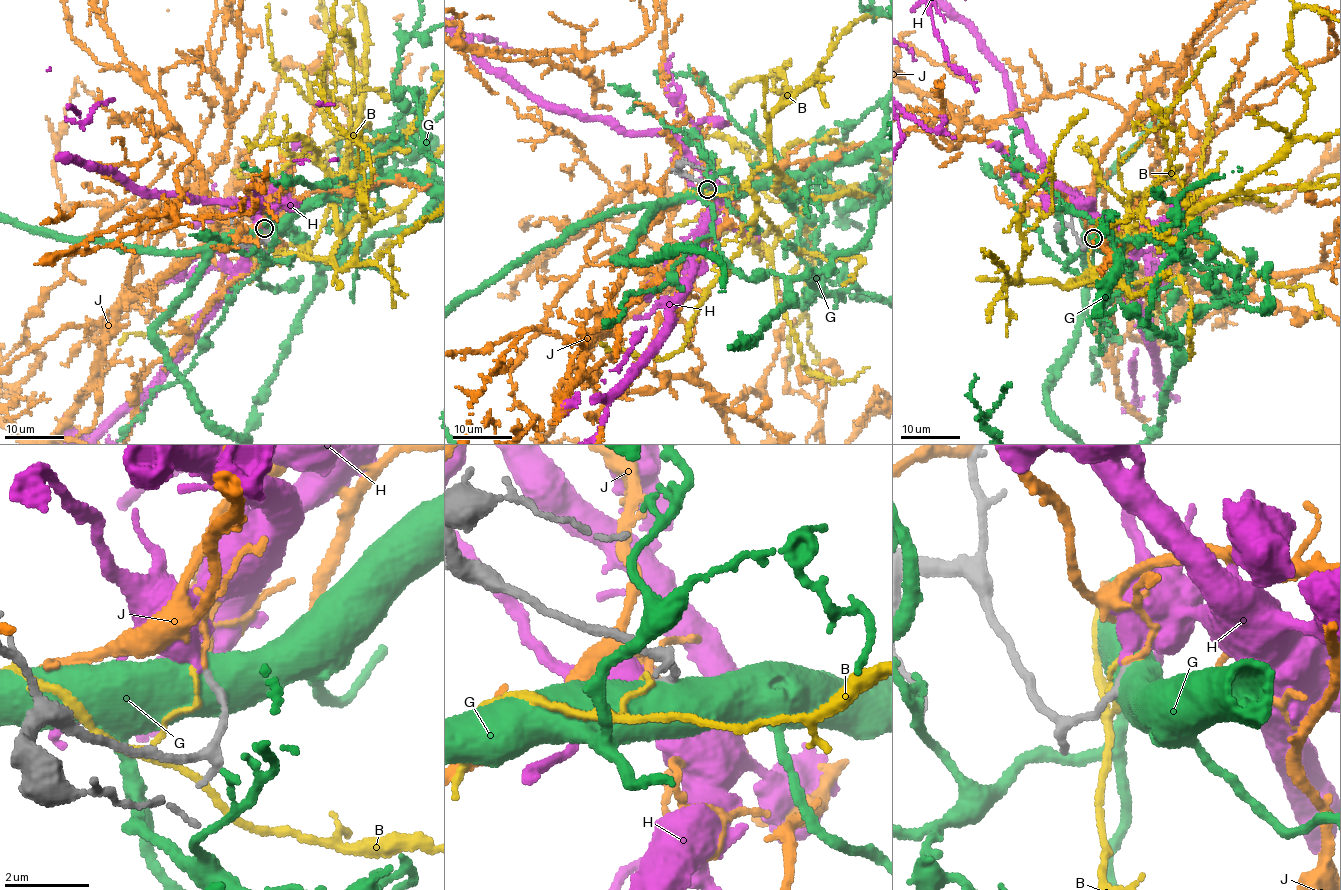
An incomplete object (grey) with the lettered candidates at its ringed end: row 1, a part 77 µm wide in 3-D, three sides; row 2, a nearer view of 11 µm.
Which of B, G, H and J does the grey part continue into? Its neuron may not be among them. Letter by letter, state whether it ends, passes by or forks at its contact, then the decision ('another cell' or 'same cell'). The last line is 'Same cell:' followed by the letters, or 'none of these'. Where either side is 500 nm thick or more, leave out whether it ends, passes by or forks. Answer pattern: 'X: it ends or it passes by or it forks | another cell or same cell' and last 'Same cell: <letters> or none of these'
B: it ends | another cell
G: another cell
H: it ends | another cell
J: it ends | another cell
Same cell: none of these

